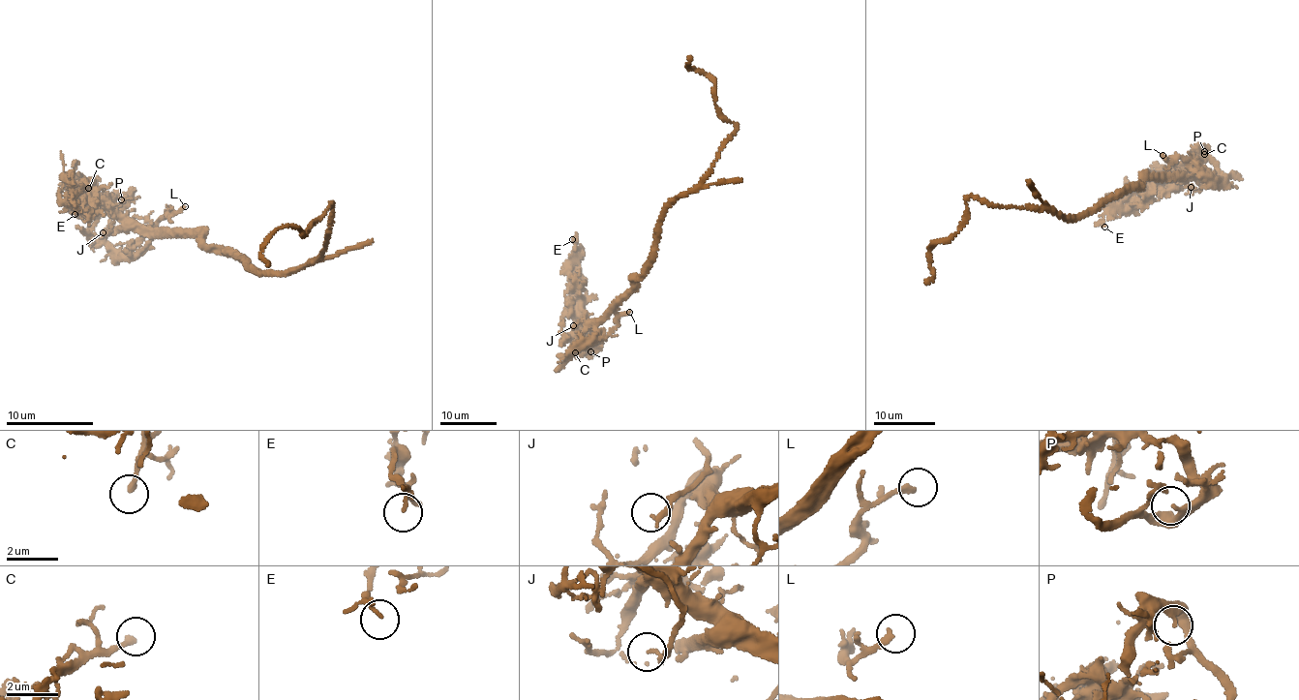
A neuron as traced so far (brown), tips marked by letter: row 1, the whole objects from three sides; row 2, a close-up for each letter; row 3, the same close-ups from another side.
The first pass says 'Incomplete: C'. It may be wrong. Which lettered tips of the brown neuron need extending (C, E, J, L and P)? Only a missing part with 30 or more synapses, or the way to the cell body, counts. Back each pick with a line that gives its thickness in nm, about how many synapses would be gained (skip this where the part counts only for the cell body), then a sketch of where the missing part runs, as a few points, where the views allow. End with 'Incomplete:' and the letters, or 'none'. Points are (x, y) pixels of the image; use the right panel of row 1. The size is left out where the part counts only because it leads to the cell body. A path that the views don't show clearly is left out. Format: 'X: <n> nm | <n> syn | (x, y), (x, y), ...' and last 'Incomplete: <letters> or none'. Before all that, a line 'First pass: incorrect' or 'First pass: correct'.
First pass: incorrect
Incomplete: none

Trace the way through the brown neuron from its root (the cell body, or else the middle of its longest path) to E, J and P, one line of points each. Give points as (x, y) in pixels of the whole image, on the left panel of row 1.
E: (250, 264), (210, 248), (198, 234), (165, 235), (133, 227), (76, 186), (83, 189), (71, 194), (75, 214)
J: (250, 264), (210, 248), (198, 234), (165, 235), (133, 227), (112, 208), (113, 224), (107, 234), (103, 232)
P: (250, 264), (210, 248), (198, 234), (131, 227), (103, 203), (120, 210), (129, 195), (121, 199)

